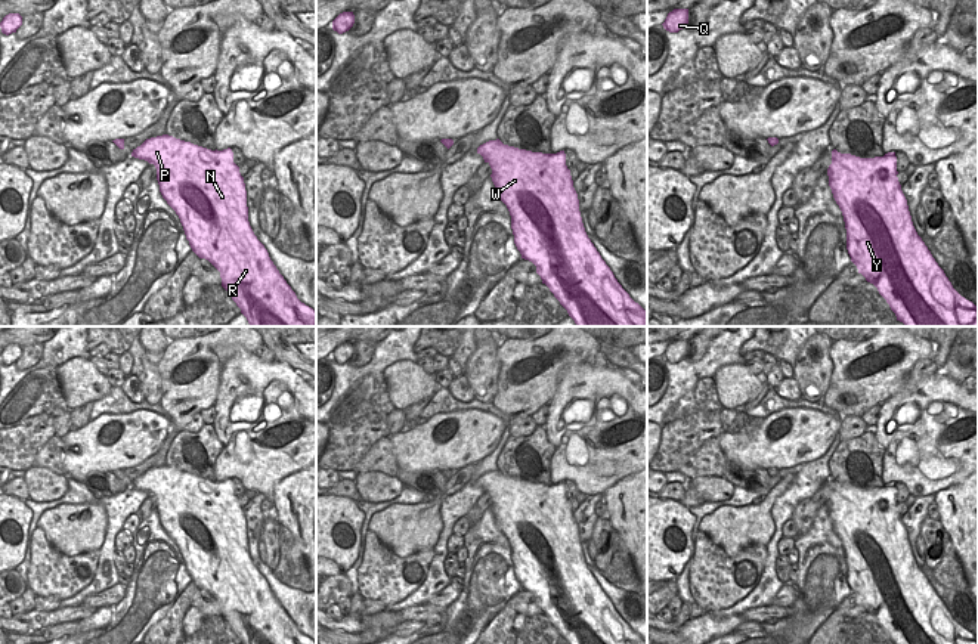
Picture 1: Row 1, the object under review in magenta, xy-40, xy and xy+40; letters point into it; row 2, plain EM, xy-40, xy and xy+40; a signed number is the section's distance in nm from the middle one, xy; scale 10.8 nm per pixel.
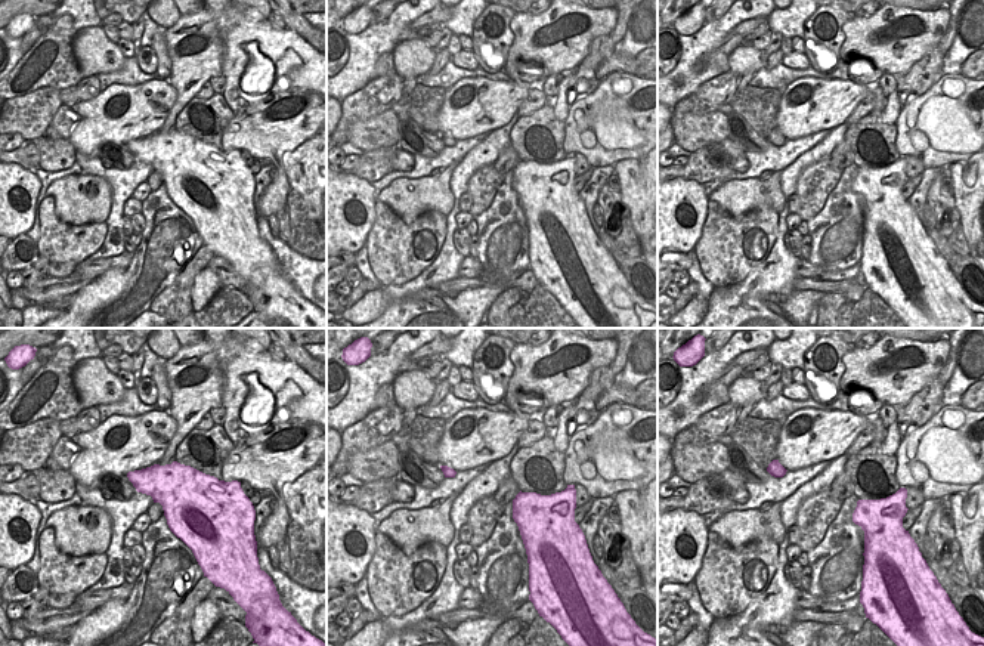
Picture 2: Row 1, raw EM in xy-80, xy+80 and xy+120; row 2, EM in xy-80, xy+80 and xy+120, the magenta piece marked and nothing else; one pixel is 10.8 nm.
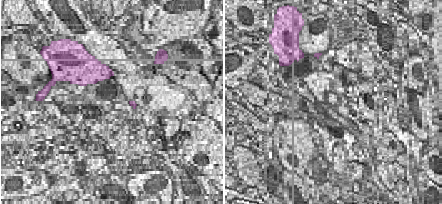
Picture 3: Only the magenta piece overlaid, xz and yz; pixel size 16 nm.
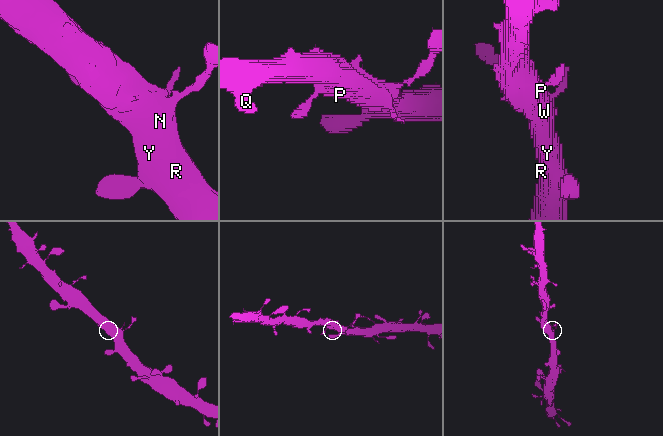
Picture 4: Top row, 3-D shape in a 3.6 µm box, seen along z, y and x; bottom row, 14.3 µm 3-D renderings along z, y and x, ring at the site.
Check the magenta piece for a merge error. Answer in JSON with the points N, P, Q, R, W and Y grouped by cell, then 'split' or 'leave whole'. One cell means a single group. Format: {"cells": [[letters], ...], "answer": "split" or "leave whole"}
{"cells": [["N", "P", "Q", "R", "W", "Y"]], "answer": "leave whole"}

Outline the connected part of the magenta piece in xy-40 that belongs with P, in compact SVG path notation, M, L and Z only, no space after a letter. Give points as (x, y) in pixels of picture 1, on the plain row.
M168 465L146 470L131 487L157 499L160 523L176 542L192 582L208 591L222 609L222 617L241 644L316 644L301 634L254 566L248 552L247 521L230 479L211 482Z

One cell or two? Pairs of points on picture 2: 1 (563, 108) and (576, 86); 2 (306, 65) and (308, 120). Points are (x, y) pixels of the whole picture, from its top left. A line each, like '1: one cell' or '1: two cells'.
1: one cell
2: two cells

